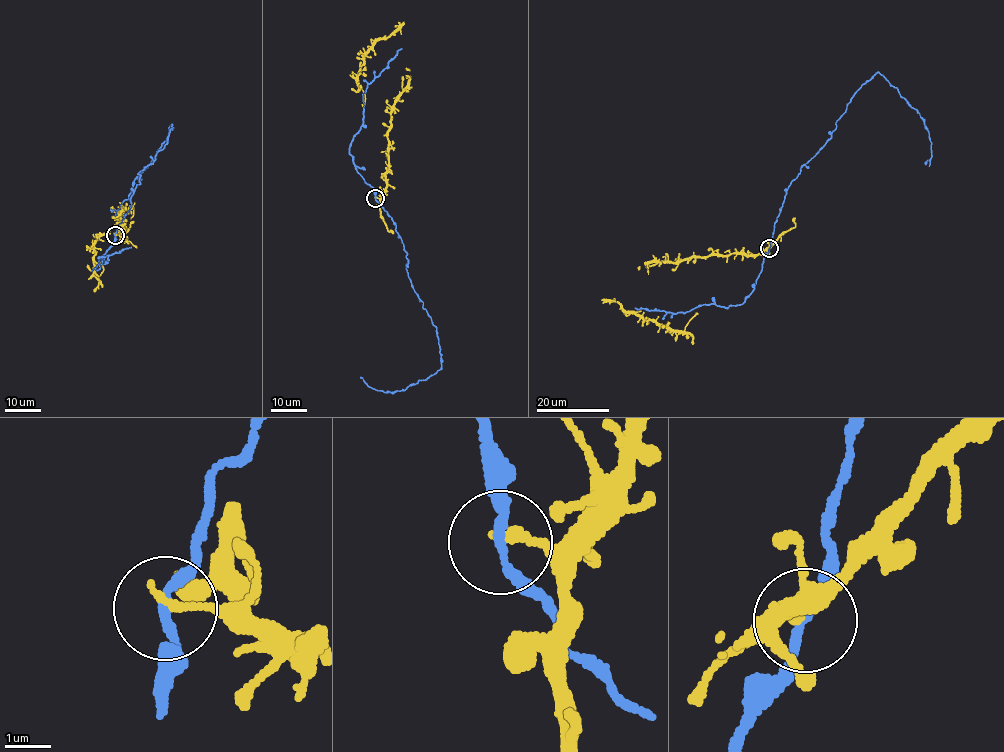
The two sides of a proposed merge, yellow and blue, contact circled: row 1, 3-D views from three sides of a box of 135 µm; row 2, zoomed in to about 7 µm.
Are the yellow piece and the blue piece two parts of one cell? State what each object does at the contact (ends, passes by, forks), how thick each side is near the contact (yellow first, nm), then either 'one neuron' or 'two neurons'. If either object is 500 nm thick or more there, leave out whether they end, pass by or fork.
yellow ends | blue passes by | 200/180 nm | one neuron

